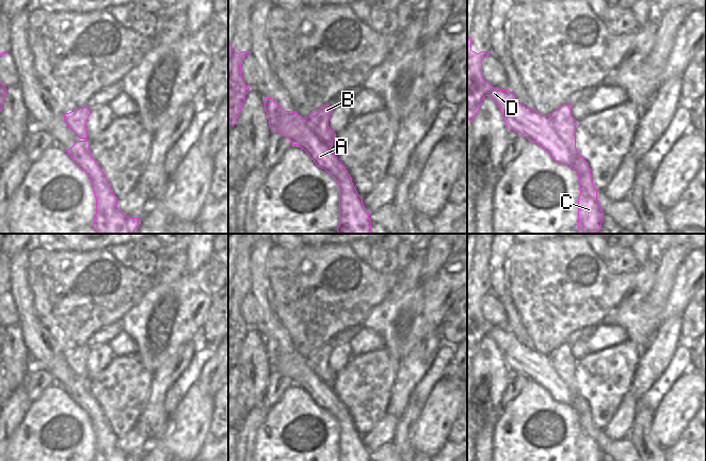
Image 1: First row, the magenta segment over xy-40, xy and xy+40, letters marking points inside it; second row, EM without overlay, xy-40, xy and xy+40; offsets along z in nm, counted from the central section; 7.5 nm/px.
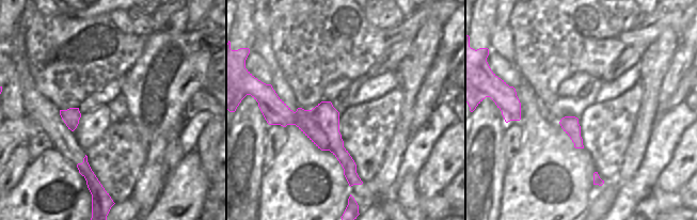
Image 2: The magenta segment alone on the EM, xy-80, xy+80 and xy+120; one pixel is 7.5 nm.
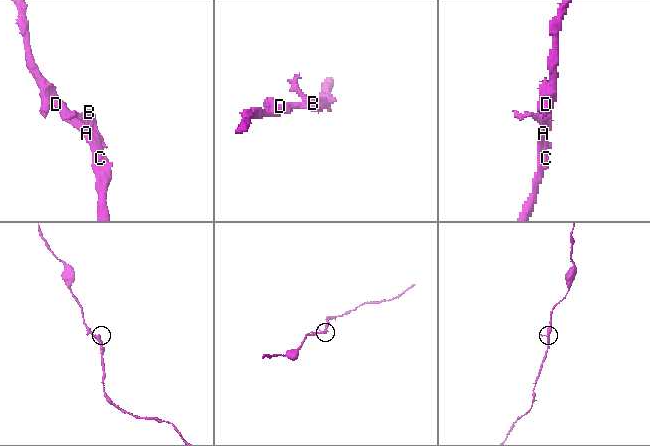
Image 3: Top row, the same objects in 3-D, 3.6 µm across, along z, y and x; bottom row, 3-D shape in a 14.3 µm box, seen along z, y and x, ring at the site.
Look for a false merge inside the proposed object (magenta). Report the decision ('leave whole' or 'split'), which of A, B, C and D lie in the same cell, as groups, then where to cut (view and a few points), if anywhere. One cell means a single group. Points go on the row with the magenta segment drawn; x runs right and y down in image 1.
leave whole | A B C D | no cut

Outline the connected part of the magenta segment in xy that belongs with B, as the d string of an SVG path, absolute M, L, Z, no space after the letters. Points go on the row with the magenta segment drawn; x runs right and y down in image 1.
M264 98L264 110L269 118L271 130L274 130L287 137L292 145L298 145L304 149L317 166L324 169L336 180L339 187L339 234L371 234L371 221L369 211L363 204L363 198L358 195L350 174L332 150L336 133L328 127L328 118L333 112L333 107L325 105L317 111L309 114L308 117L302 117L296 111L285 111L272 98Z

